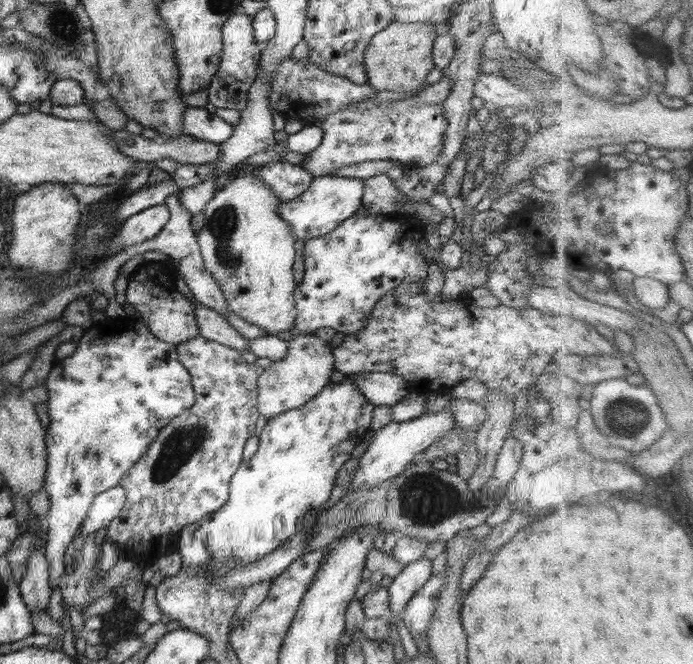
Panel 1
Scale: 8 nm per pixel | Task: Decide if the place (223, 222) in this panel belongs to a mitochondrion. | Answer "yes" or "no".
yes

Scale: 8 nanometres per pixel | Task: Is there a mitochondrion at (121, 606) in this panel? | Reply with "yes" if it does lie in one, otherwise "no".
no

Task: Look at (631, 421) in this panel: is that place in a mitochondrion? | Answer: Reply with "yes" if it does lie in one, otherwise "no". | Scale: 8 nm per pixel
yes

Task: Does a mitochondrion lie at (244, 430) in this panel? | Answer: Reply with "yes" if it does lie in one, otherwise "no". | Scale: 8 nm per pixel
no

